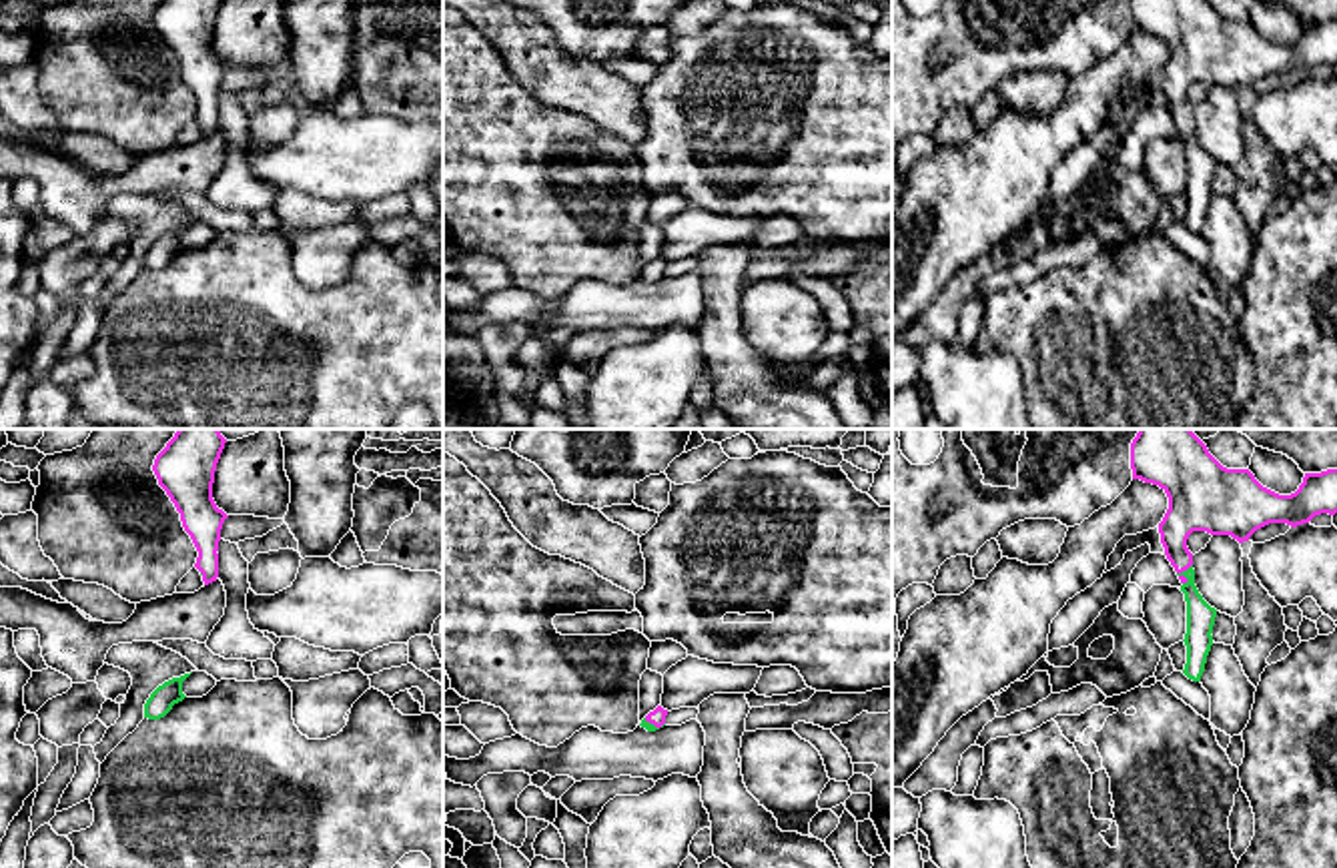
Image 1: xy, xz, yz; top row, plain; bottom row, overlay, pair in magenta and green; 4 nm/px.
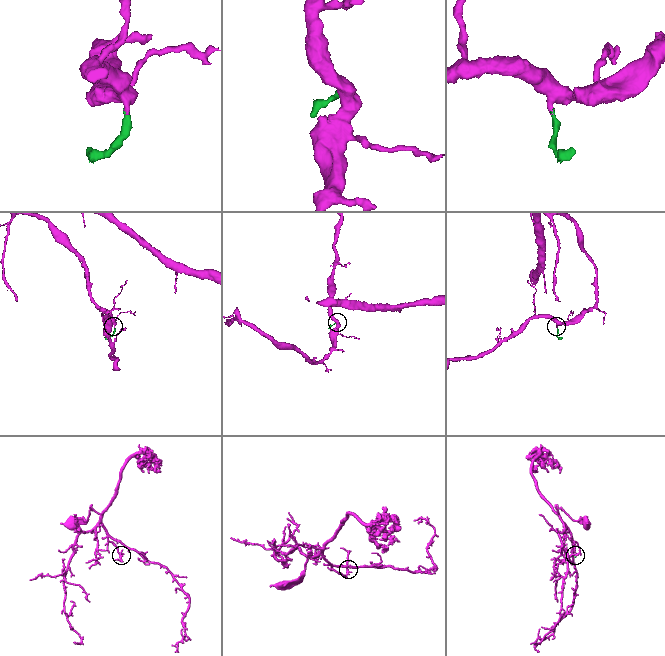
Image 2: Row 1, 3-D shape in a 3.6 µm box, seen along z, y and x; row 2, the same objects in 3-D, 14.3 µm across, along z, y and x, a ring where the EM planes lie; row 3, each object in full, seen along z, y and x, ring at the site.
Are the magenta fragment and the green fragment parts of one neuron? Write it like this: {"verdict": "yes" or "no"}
{"verdict": "yes"}

